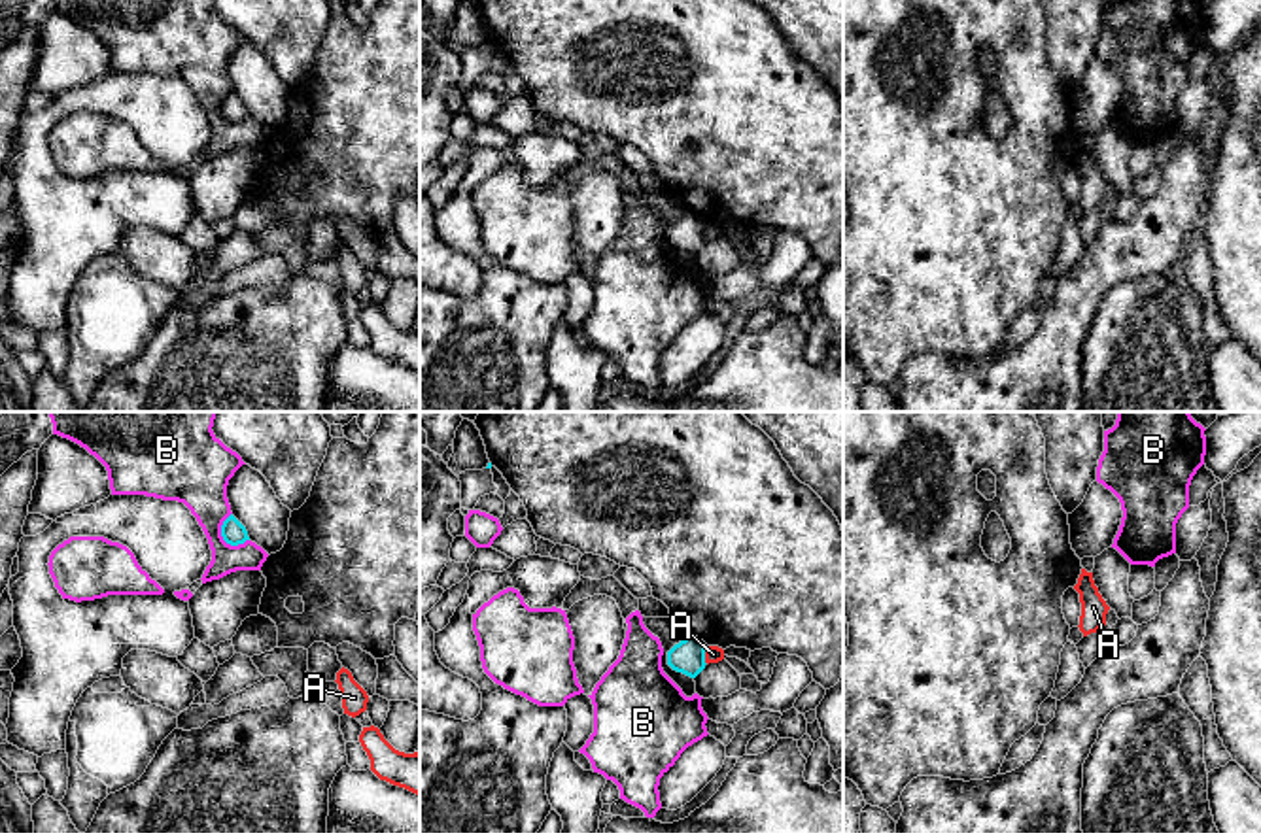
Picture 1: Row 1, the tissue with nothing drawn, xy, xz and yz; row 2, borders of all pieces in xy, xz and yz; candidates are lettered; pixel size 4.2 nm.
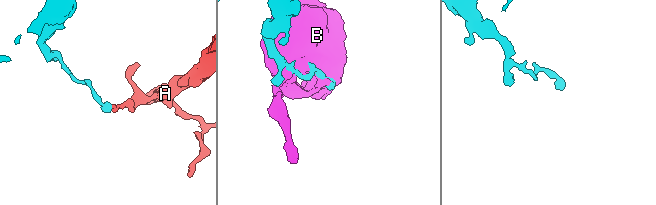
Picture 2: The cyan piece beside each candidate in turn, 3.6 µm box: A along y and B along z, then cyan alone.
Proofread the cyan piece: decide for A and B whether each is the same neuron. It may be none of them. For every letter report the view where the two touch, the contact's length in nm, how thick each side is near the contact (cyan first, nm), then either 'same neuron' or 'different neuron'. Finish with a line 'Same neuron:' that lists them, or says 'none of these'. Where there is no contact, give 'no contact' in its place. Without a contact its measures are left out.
A: meets cyan in xz; contact 80 nm long; 140 nm thick on the cyan side, 80 nm on the other; different neuron
B: meets cyan in xy; contact 150 nm long; 100 nm thick on the cyan side, 240 nm on the other; different neuron
Same neuron: none of these

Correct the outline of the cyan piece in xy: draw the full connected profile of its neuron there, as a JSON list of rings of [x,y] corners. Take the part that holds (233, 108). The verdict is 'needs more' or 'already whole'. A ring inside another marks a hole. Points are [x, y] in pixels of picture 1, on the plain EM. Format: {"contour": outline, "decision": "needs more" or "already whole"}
{"contour": [[[233,91],[223,98],[221,113],[231,123],[250,117],[246,104]]], "decision": "already whole"}

